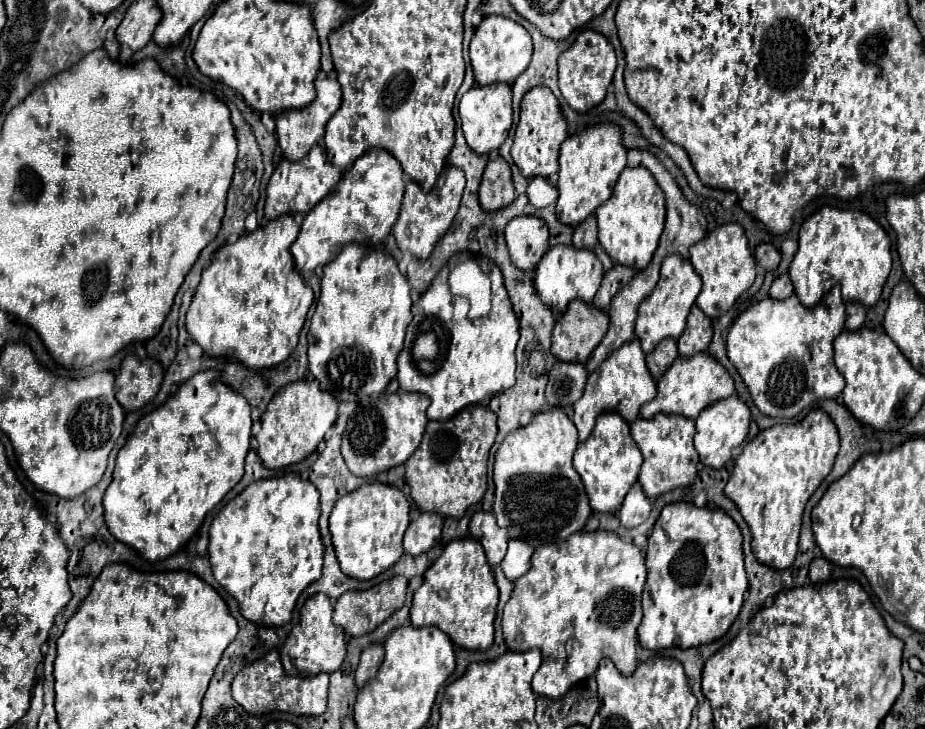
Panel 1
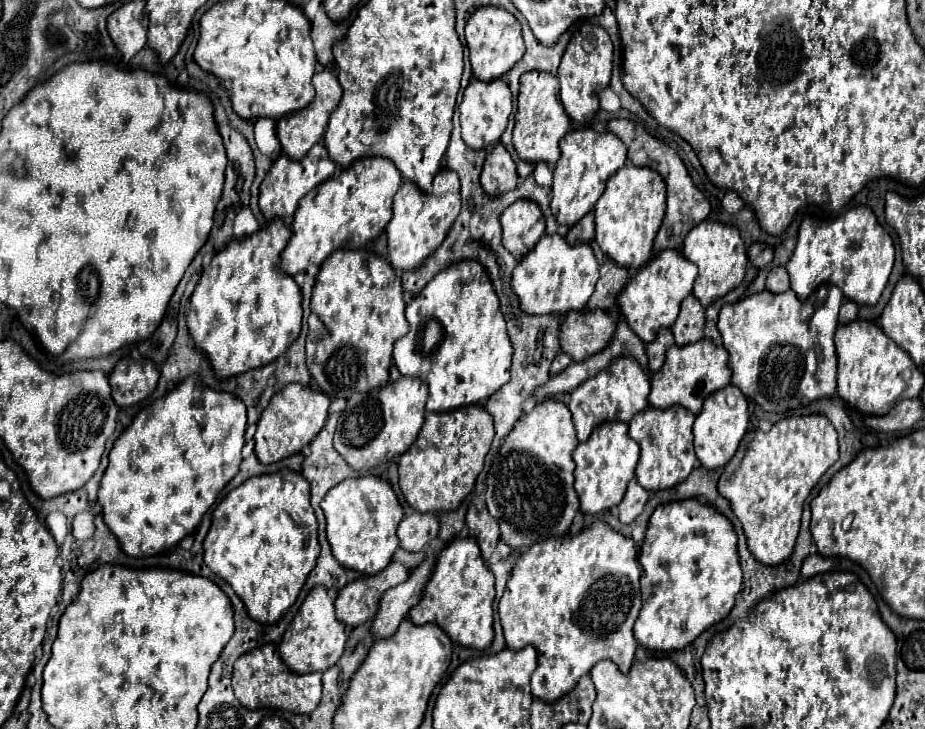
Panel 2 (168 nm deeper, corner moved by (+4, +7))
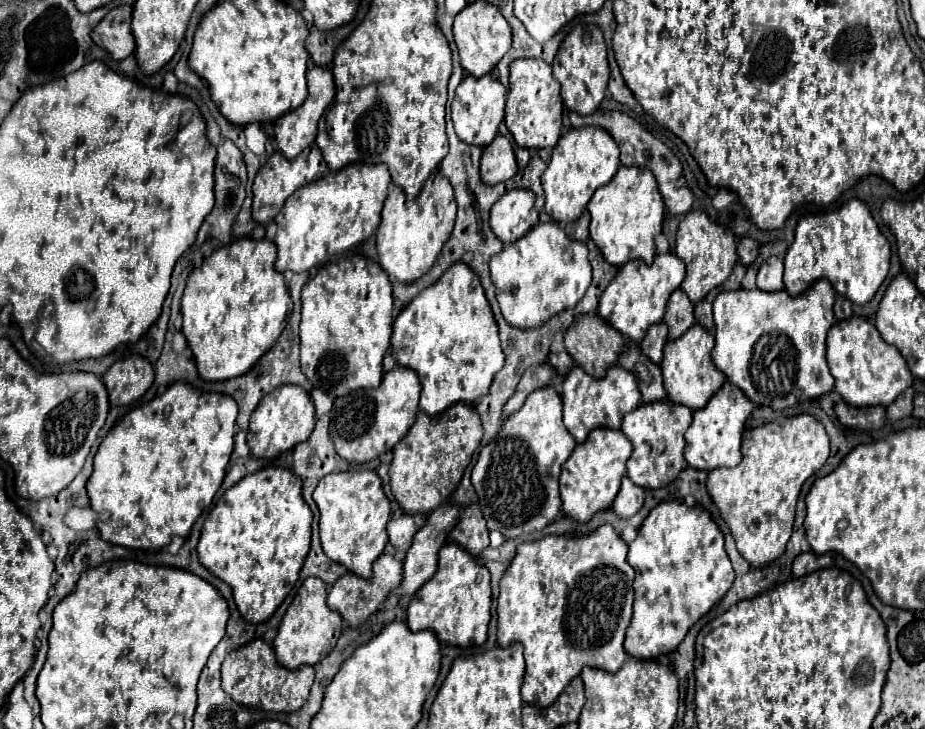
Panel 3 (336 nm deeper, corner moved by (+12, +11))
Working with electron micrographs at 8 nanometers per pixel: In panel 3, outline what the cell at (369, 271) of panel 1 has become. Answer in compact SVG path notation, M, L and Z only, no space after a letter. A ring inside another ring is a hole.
M342 257L322 271L302 289L302 373L332 397L356 389L376 389L382 381L382 357L390 345L394 323L392 283L380 265L366 257Z

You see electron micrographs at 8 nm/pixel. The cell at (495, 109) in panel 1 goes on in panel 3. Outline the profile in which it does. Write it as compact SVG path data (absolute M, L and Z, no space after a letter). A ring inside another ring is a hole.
M466 75L464 81L456 87L456 97L452 101L452 123L460 141L478 147L490 145L498 135L498 127L504 117L504 105L506 105L506 87L496 77L484 75L476 79Z

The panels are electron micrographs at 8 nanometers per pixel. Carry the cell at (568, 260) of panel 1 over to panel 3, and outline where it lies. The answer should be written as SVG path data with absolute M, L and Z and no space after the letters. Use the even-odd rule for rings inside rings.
M538 223L520 241L506 245L490 259L490 275L504 319L516 329L534 329L556 313L572 309L592 281L592 267L584 243L574 241L558 223Z

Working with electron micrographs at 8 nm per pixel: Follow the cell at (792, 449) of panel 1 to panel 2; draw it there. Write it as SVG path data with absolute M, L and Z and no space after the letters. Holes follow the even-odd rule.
M824 415L786 417L770 431L746 433L736 457L724 467L718 491L732 503L740 519L750 553L764 565L778 565L792 555L802 505L824 471L838 461L838 433Z

